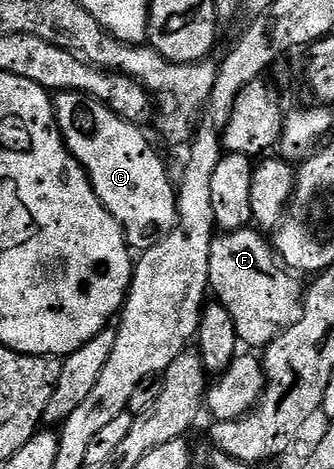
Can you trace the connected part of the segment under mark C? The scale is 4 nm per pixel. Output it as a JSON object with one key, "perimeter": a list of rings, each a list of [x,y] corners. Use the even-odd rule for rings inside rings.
{"perimeter":[[[57,93],[54,109],[65,146],[87,172],[102,205],[118,220],[129,247],[143,252],[161,242],[176,223],[177,187],[168,179],[159,152],[148,143],[141,127],[118,117],[108,105],[88,94]]]}

